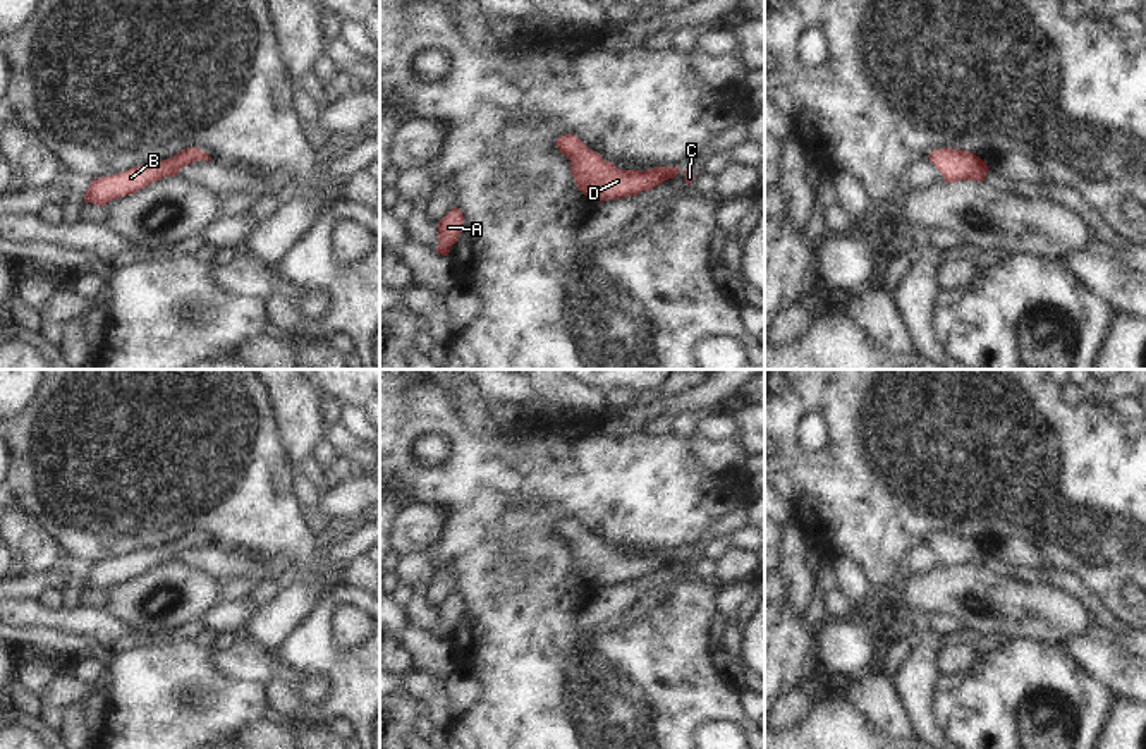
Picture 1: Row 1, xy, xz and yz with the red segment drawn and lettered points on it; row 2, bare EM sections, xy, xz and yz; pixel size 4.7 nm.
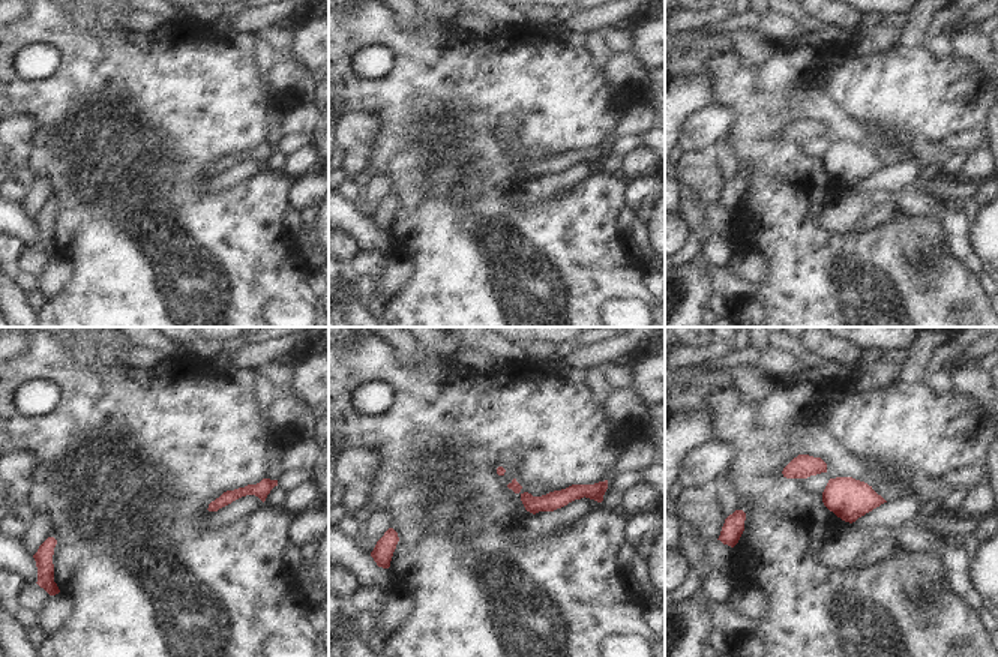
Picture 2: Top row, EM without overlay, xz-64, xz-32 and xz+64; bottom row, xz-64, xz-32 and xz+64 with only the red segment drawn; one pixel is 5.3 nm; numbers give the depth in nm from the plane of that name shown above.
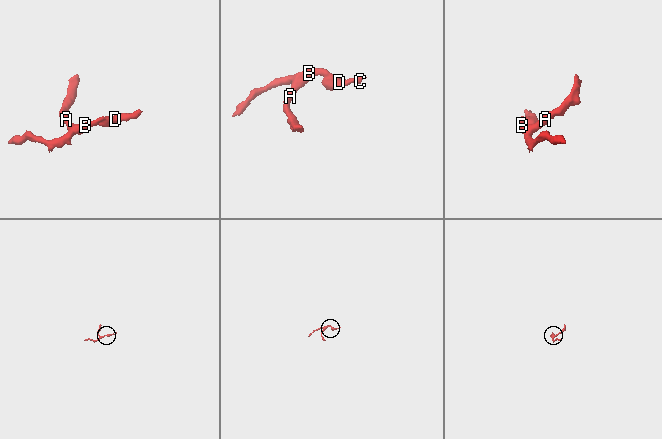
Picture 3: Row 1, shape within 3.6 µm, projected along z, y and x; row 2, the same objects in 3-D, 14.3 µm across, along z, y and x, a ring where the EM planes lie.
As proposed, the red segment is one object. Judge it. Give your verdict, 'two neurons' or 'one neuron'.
one neuron

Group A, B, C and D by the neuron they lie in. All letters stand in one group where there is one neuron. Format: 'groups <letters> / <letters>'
groups A B C D

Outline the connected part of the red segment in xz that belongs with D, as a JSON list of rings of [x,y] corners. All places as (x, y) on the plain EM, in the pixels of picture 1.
[[[572,519],[557,522],[557,533],[570,545],[570,558],[576,572],[598,588],[637,581],[674,563],[680,557],[680,553],[674,551],[655,551],[644,557],[619,555]]]

